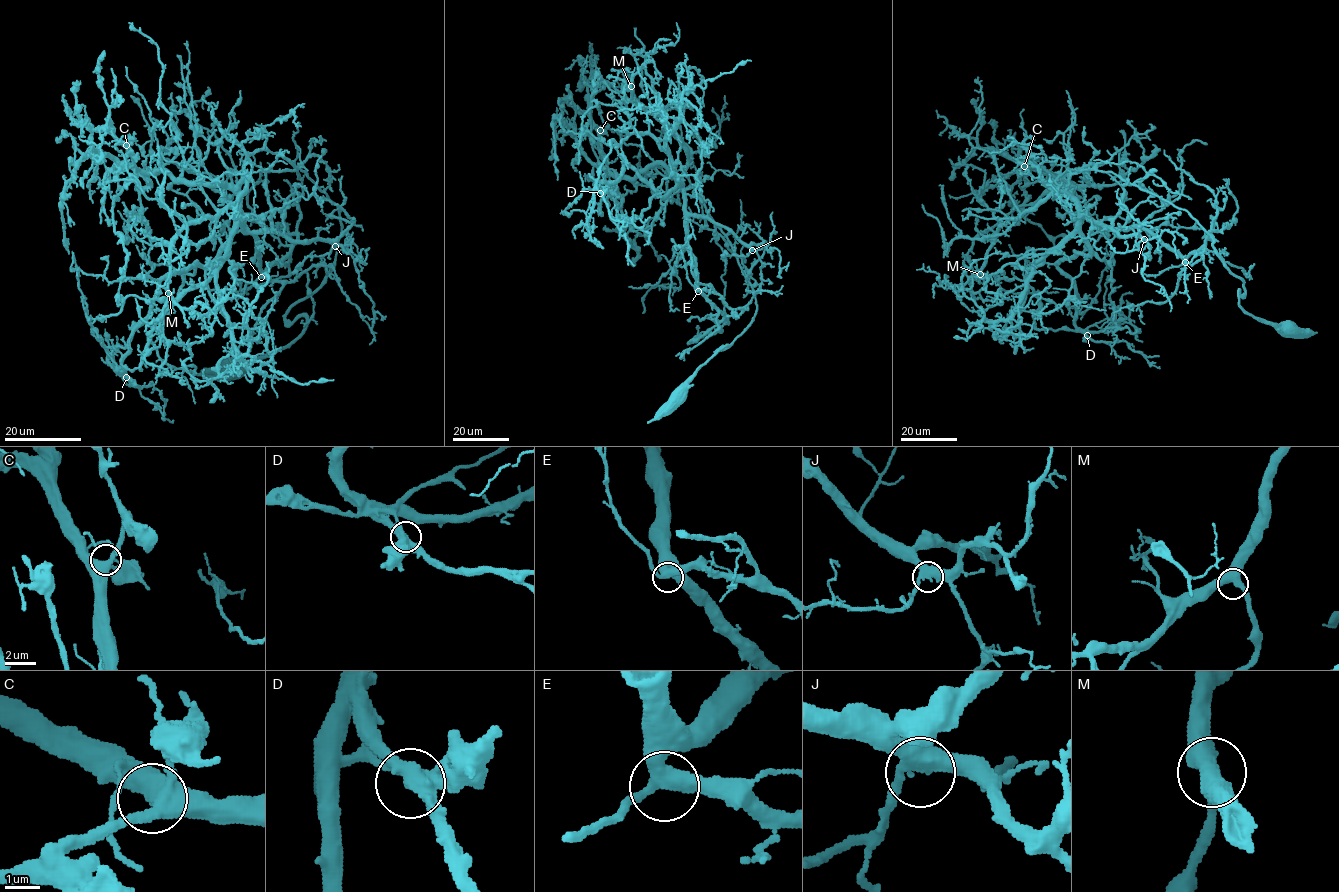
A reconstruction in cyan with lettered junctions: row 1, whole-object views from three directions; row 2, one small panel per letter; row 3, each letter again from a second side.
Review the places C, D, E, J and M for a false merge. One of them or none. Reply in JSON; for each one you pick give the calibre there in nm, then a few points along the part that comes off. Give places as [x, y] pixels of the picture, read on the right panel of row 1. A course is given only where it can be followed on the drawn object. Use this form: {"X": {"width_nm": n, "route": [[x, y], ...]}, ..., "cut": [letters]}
{"cut": []}

